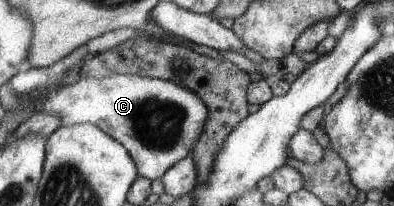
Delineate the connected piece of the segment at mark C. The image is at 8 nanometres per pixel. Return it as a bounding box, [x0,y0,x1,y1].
[33,74,206,181]

